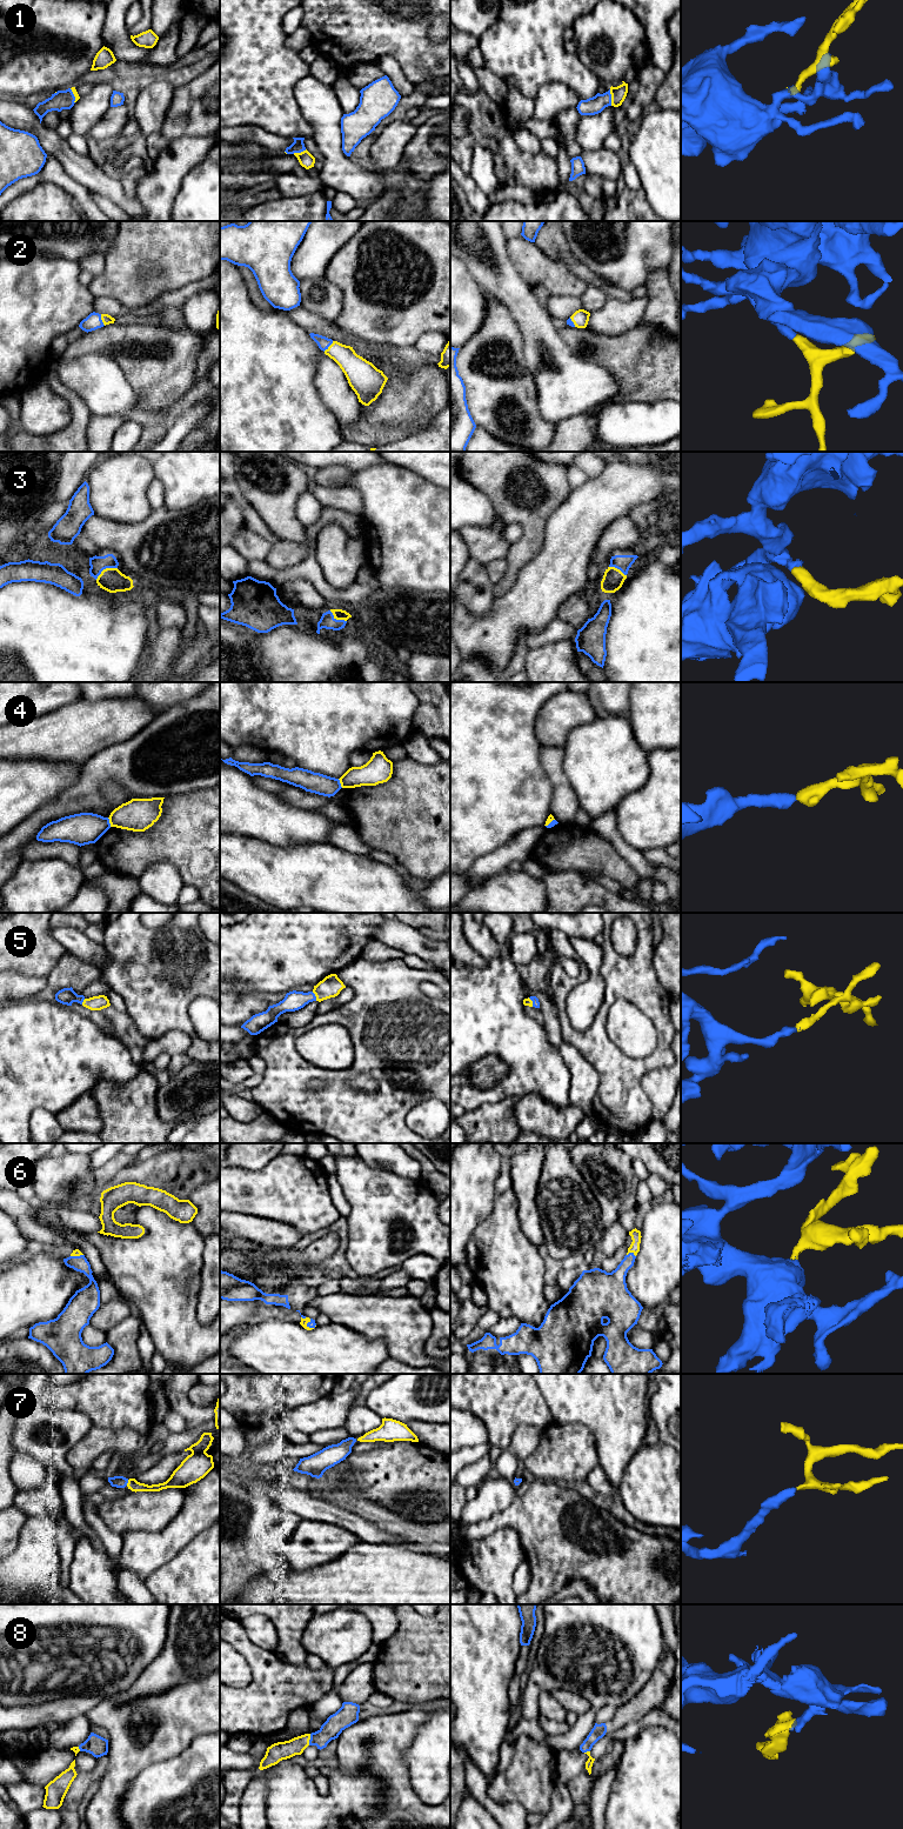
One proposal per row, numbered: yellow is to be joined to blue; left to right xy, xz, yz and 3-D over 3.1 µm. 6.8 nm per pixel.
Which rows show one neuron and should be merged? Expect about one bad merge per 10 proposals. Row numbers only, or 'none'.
1, 2, 3, 5, 6, 7, 8

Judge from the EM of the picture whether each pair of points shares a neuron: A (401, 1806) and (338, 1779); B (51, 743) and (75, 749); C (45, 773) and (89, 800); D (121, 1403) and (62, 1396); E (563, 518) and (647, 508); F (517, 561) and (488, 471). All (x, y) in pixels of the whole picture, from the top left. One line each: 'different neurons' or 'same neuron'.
A: different neurons
B: same neuron
C: different neurons
D: same neuron
E: different neurons
F: same neuron

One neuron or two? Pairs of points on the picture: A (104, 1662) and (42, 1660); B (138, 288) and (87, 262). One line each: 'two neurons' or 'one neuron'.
A: one neuron
B: two neurons

